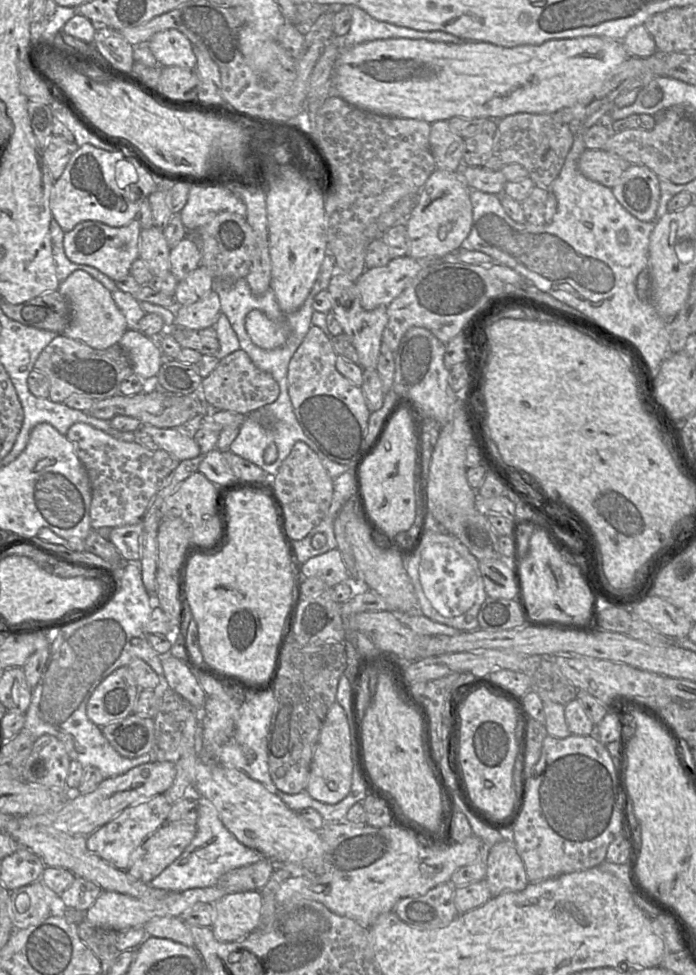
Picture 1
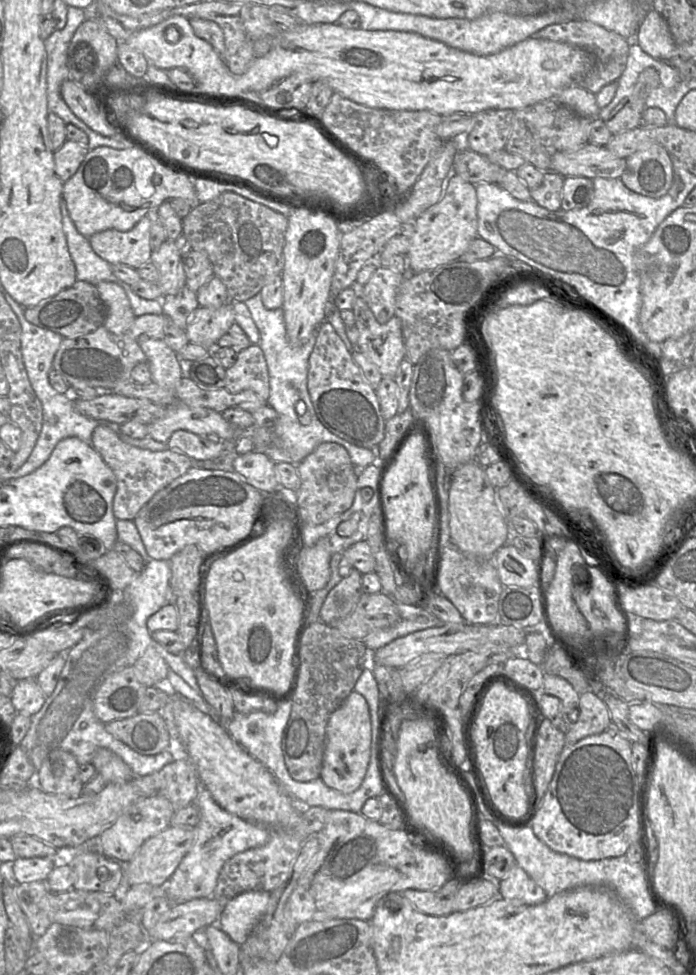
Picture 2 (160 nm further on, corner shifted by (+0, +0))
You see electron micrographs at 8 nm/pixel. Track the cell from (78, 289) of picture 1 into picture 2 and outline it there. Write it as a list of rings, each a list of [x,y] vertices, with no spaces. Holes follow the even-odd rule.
[[[105,281],[96,284],[96,287],[105,308],[103,326],[116,335],[129,333],[135,315],[125,290],[116,283]]]

